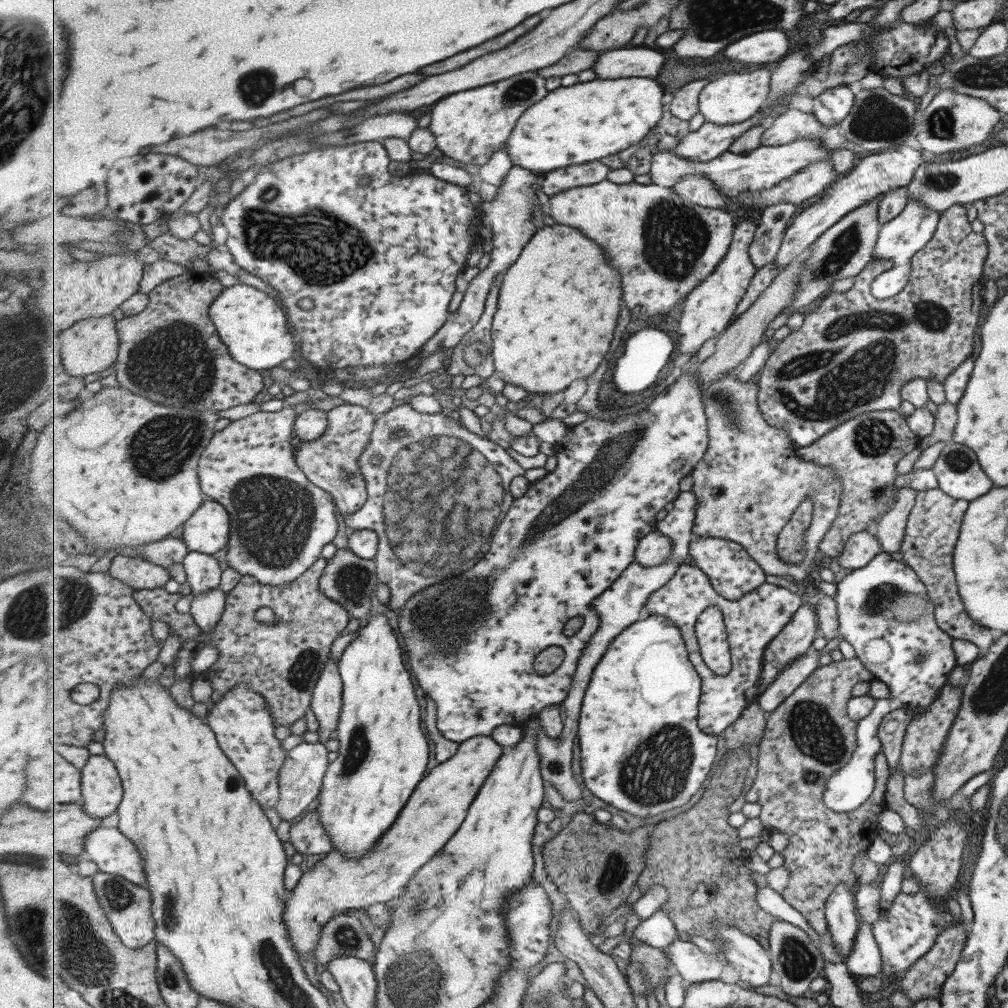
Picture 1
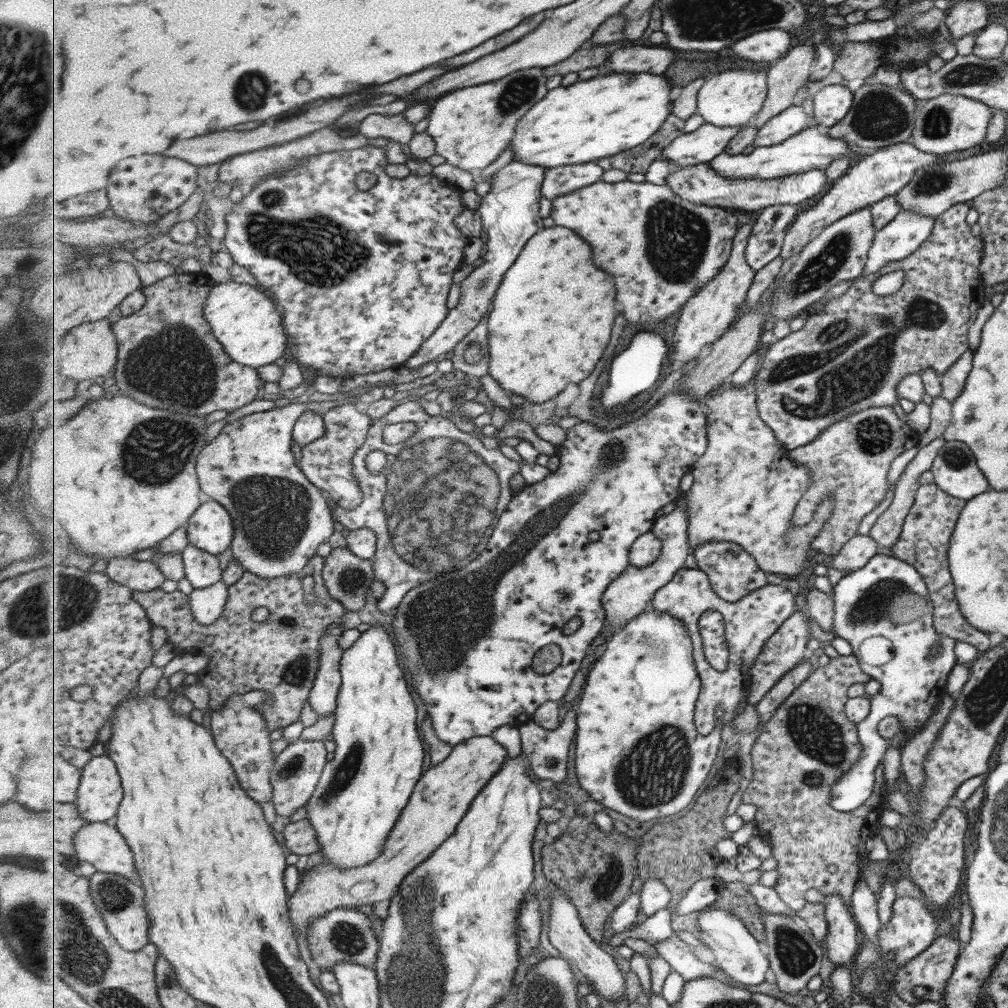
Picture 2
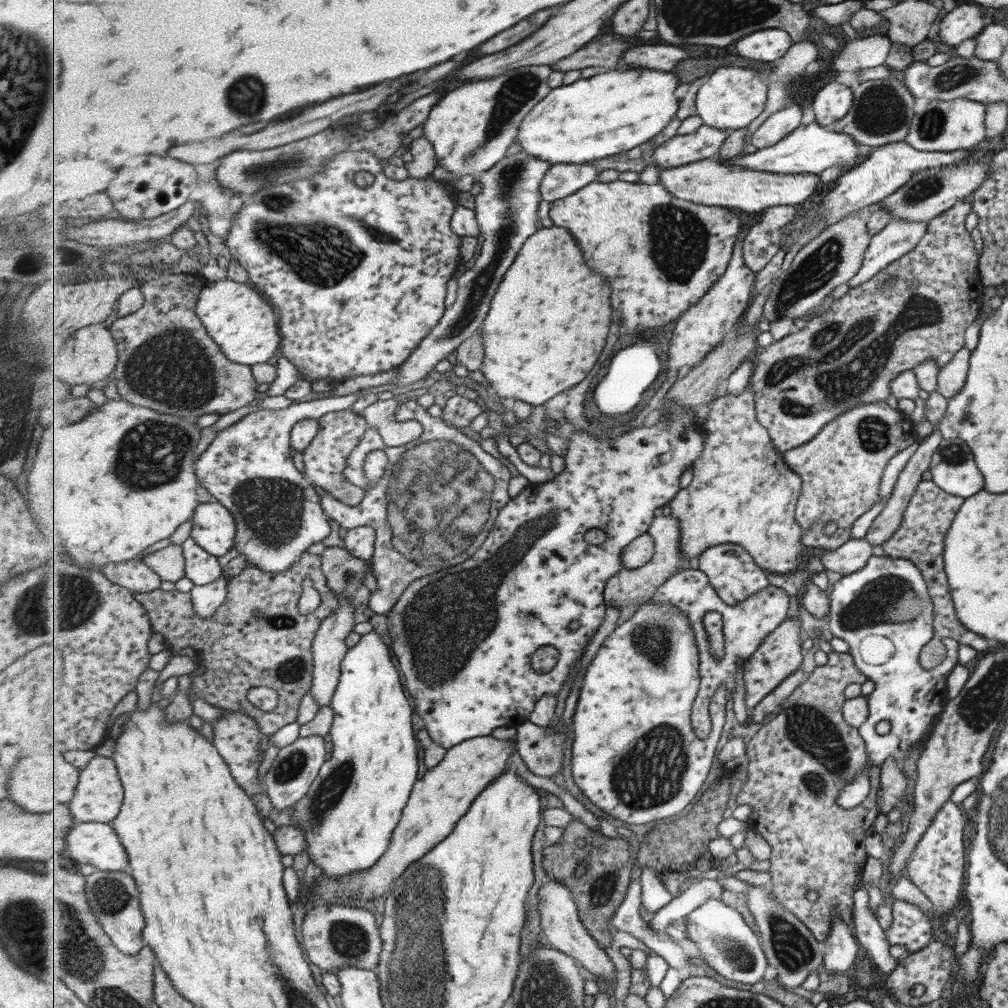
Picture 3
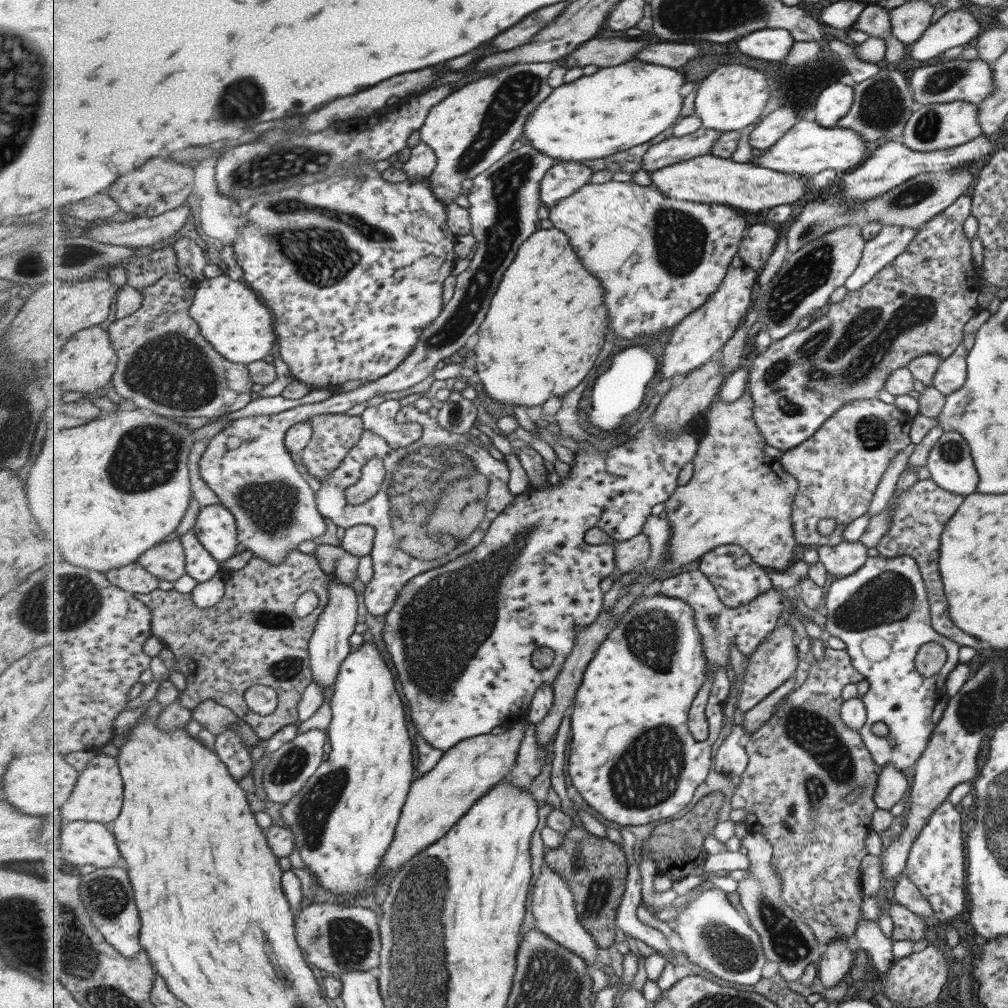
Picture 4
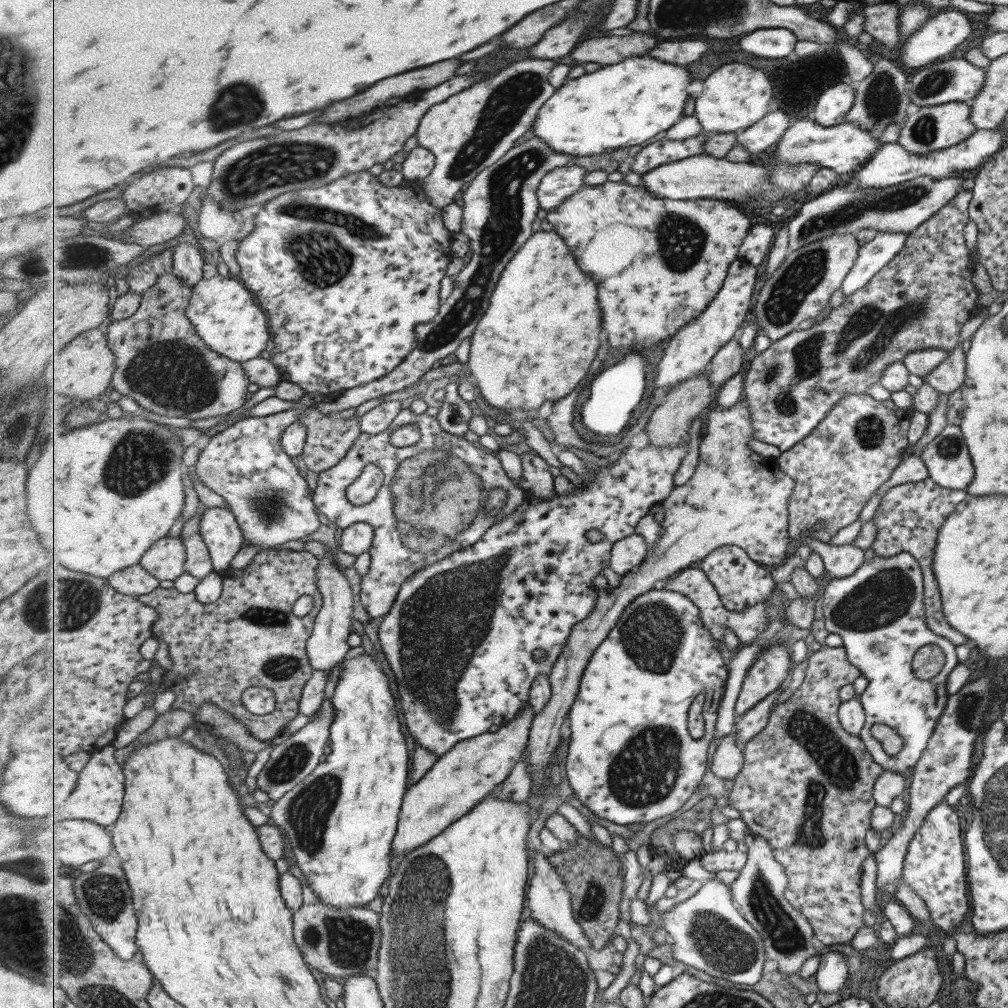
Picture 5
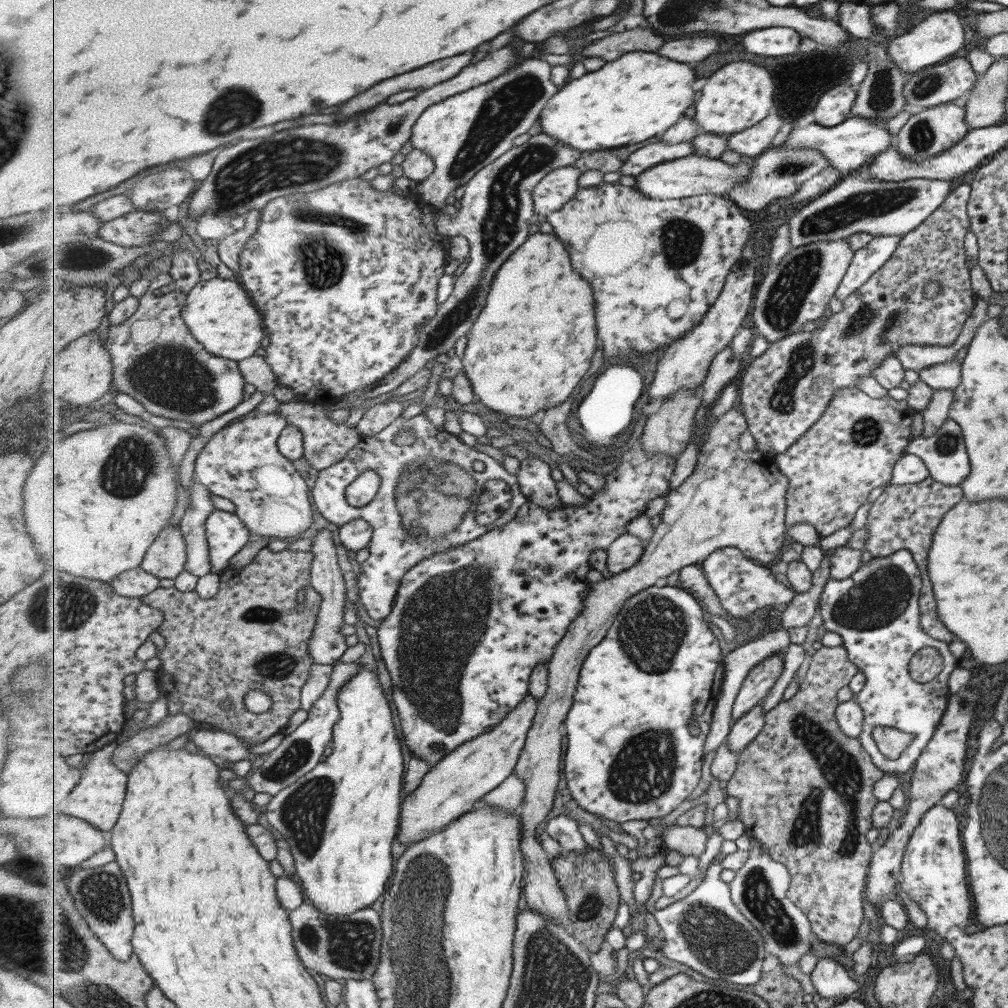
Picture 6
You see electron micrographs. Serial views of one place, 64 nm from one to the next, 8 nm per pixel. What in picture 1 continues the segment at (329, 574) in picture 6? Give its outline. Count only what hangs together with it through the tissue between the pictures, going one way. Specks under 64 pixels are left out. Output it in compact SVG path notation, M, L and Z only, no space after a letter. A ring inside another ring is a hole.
M329 658L311 700L312 710L320 722L321 744L327 744L331 738L335 738L343 712L343 690L344 682L339 664Z

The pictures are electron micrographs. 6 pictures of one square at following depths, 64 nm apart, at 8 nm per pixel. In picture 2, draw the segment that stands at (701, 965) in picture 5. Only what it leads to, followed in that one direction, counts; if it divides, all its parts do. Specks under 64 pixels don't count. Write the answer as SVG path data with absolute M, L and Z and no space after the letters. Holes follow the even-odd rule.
M723 910L706 911L699 915L697 922L701 931L696 937L715 954L720 969L725 970L733 980L751 986L763 984L767 980L767 972L770 968L767 950L737 916Z

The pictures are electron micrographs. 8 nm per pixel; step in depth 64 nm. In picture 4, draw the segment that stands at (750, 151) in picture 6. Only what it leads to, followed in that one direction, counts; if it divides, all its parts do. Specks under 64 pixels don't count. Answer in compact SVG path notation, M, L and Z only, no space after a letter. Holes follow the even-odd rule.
M779 107L759 122L759 126L749 136L749 142L753 148L766 151L777 144L800 120L793 108Z

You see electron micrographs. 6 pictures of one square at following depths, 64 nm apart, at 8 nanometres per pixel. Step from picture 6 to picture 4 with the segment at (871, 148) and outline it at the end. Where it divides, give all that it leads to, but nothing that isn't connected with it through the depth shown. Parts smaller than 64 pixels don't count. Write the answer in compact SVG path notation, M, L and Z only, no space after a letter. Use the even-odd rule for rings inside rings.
M806 116L793 126L777 144L753 158L752 163L755 166L763 166L763 168L778 170L782 173L799 172L803 175L813 175L822 170L831 169L841 175L858 166L865 152L867 152L865 140L859 138L859 134L855 134L853 130L823 127L810 116Z

